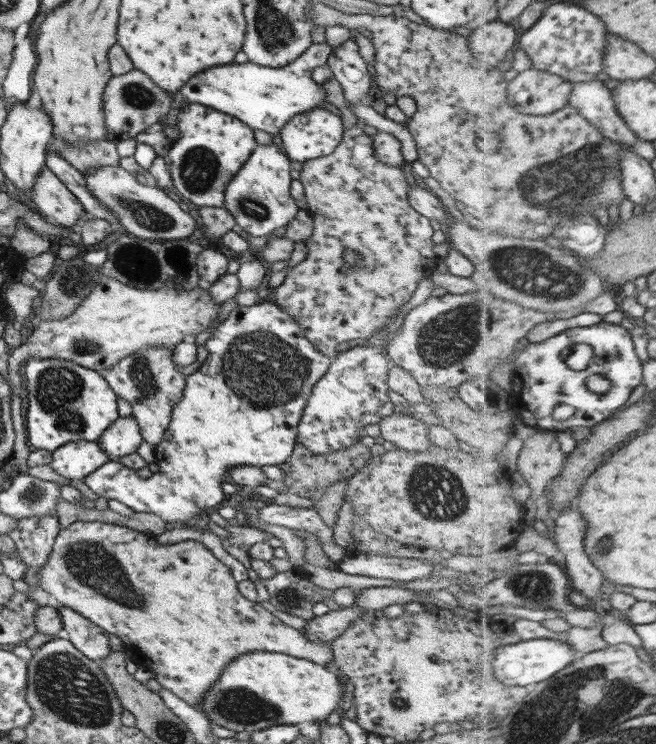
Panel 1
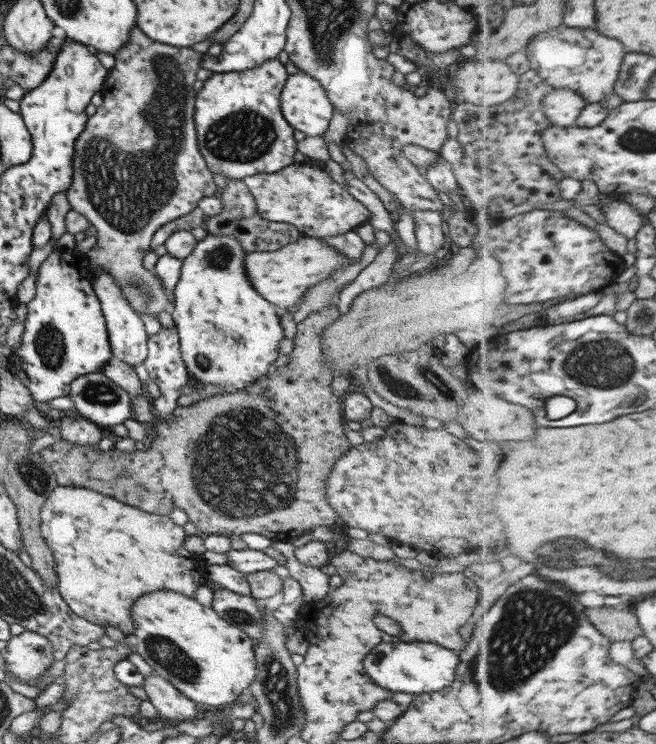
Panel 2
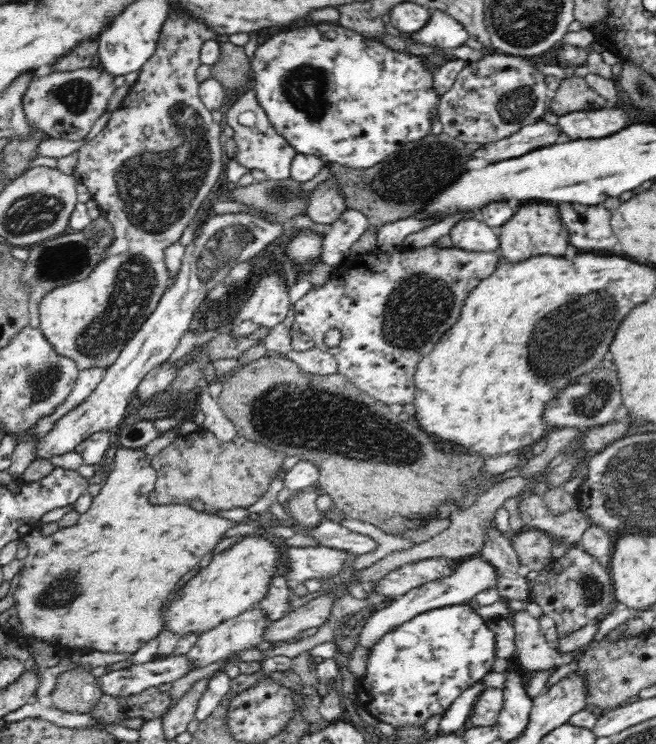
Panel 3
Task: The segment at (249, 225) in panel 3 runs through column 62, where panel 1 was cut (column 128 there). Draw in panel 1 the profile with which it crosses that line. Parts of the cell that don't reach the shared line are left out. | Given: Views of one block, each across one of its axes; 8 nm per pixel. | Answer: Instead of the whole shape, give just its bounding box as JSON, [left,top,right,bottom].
[97,416,144,460]

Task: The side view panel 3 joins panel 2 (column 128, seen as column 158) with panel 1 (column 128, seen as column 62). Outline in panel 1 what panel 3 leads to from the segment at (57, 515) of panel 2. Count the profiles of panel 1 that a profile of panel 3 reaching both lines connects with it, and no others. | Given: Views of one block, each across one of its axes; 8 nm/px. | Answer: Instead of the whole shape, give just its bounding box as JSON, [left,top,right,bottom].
[39,521,333,714]

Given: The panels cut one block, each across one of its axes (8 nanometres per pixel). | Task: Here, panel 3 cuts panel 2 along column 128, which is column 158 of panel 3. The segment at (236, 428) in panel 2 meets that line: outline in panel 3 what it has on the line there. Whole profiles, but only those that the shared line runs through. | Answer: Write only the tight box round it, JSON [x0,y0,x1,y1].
[149,429,286,511]

